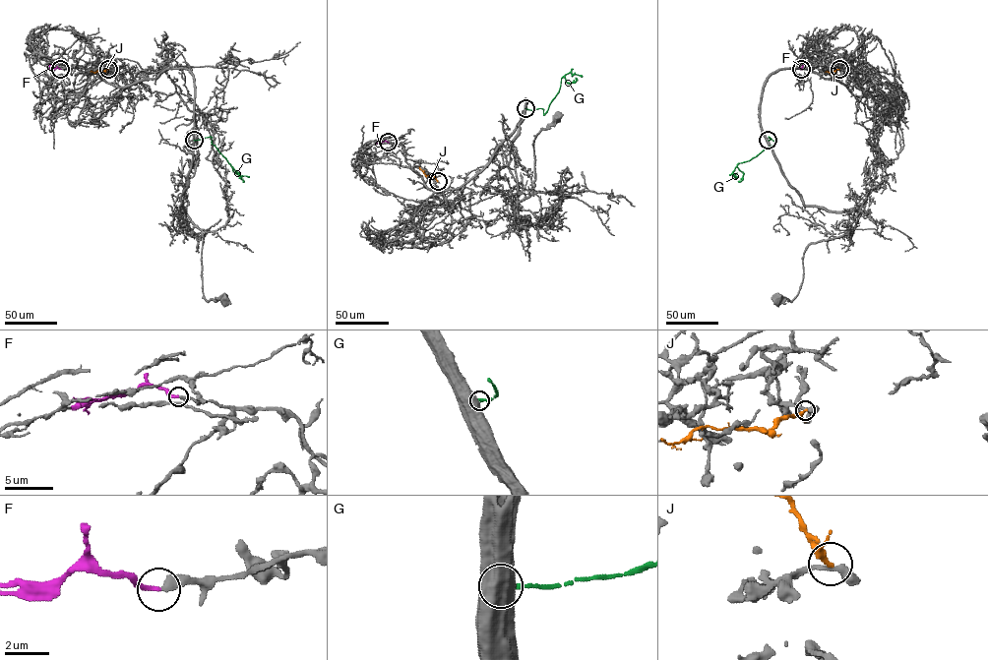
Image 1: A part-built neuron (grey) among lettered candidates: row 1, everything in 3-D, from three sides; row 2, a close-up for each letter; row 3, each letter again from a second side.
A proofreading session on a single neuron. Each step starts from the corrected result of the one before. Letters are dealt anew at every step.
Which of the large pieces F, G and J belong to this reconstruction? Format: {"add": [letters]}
{"add": ["F"]}

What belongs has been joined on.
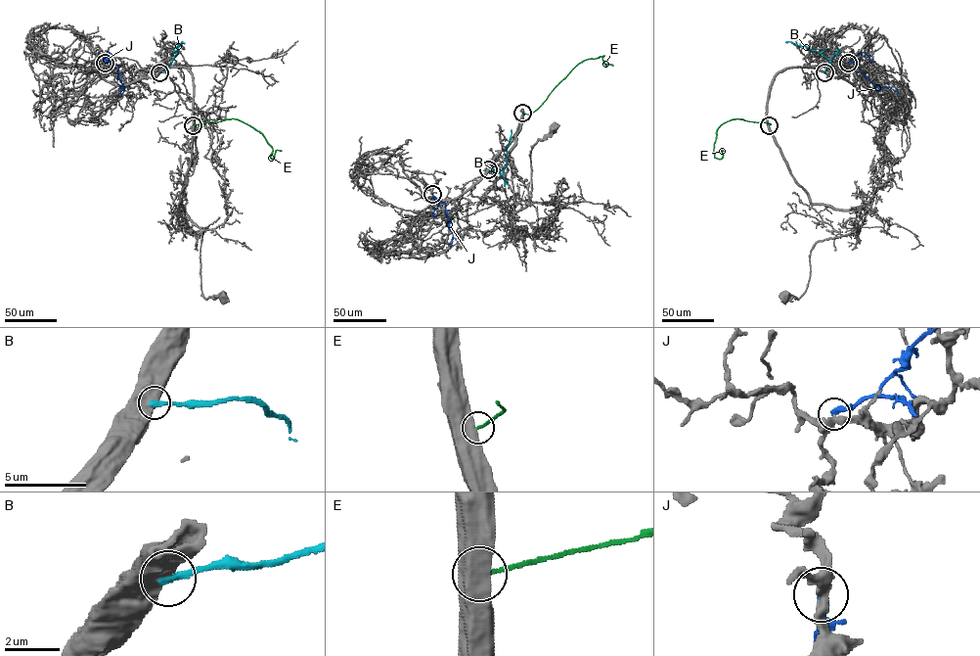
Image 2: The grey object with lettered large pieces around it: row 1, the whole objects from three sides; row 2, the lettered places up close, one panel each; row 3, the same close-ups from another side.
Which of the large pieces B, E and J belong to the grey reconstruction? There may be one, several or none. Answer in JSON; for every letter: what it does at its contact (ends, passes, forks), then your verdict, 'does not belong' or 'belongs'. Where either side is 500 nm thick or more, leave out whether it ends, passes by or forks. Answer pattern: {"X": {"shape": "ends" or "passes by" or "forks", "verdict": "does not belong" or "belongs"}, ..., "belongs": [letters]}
{"B": {"verdict": "does not belong"}, "E": {"verdict": "does not belong"}, "J": {"shape": "ends", "verdict": "does not belong"}, "belongs": []}

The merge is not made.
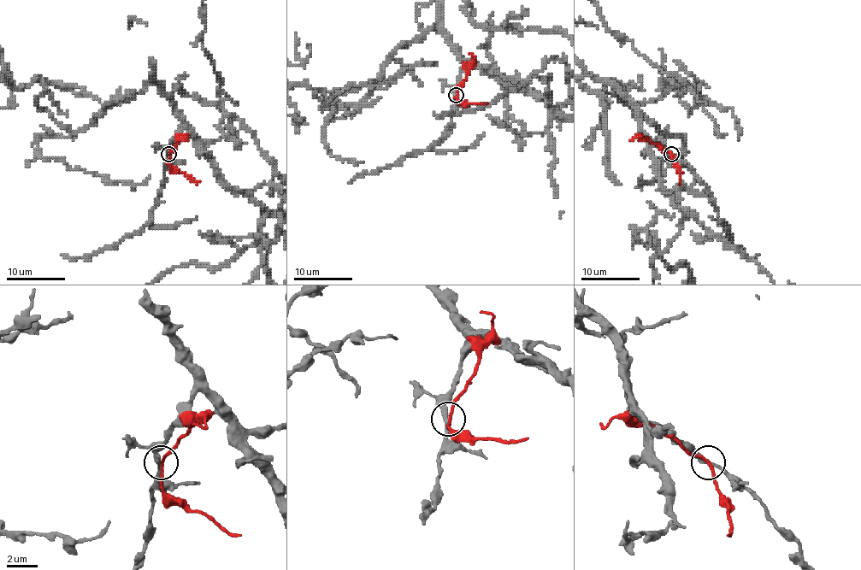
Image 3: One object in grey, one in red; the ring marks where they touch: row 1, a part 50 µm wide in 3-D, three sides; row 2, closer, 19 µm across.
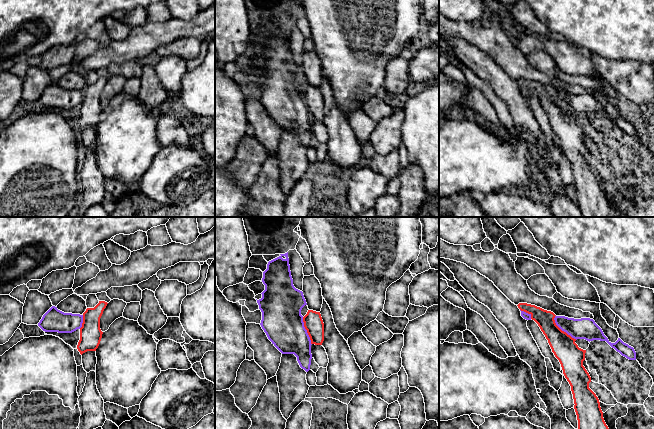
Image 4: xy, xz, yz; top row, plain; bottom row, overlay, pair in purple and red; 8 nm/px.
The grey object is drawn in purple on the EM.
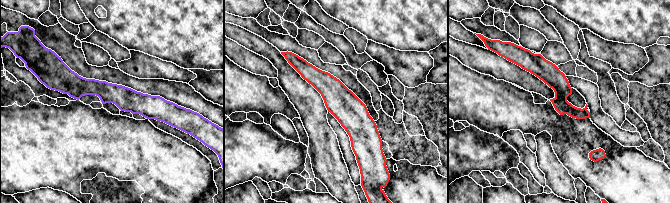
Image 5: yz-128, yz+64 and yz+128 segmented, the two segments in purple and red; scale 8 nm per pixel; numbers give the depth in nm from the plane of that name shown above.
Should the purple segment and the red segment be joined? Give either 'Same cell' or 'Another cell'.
Another cell

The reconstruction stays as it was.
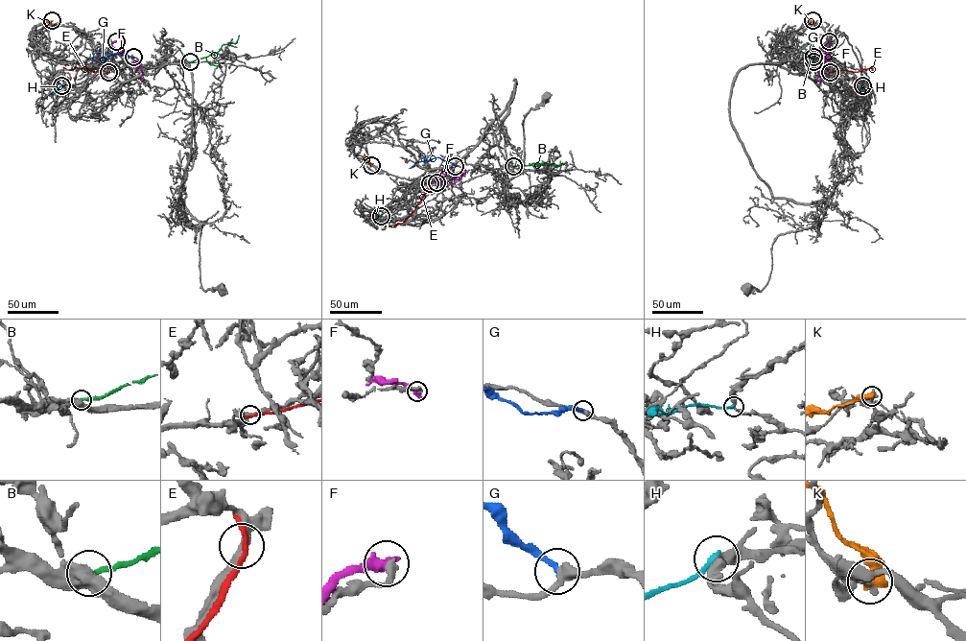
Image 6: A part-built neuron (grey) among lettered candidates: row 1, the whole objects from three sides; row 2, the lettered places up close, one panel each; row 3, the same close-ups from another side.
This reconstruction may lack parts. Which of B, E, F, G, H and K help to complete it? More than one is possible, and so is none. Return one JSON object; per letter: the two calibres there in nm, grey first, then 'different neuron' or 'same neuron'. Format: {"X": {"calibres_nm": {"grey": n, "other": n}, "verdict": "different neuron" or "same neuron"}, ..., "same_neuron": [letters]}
{"B": {"calibres_nm": {"grey": 550, "other": 220}, "verdict": "different neuron"}, "E": {"calibres_nm": {"grey": 240, "other": 220}, "verdict": "different neuron"}, "F": {"calibres_nm": {"grey": 360, "other": 480}, "verdict": "different neuron"}, "G": {"calibres_nm": {"grey": 360, "other": 240}, "verdict": "different neuron"}, "H": {"calibres_nm": {"grey": 280, "other": 240}, "verdict": "different neuron"}, "K": {"calibres_nm": {"grey": 300, "other": 600}, "verdict": "different neuron"}, "same_neuron": []}

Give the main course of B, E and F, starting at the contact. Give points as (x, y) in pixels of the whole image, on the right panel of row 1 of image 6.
B: (813, 61), (811, 56), (812, 35)
E: (831, 72), (858, 72), (871, 67), (872, 70), (871, 66)
F: (829, 41), (828, 54), (820, 69), (820, 77), (814, 81)

